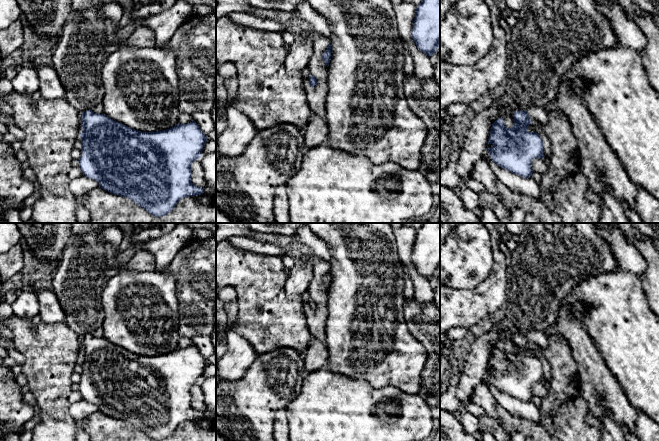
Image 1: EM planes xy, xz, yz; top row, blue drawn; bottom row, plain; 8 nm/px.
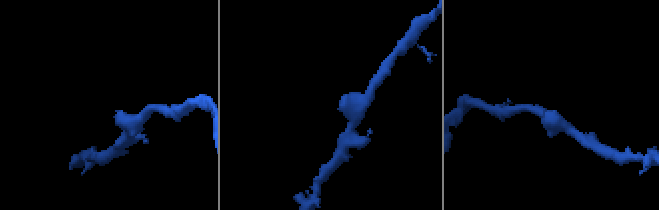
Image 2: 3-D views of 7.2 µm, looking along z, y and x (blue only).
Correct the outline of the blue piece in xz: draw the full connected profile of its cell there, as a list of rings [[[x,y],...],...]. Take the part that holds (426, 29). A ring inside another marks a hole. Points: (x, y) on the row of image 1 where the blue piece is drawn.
[[[422,0],[417,6],[411,35],[420,51],[435,54],[440,47],[440,0]]]

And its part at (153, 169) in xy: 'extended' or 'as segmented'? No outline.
as segmented

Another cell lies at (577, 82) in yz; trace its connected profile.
[[[571,72],[569,74],[573,89],[582,97],[584,94],[584,80],[578,74]]]

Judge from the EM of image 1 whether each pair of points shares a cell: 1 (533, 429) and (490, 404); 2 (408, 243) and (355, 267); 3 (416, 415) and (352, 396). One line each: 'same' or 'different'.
1: same
2: different
3: same

